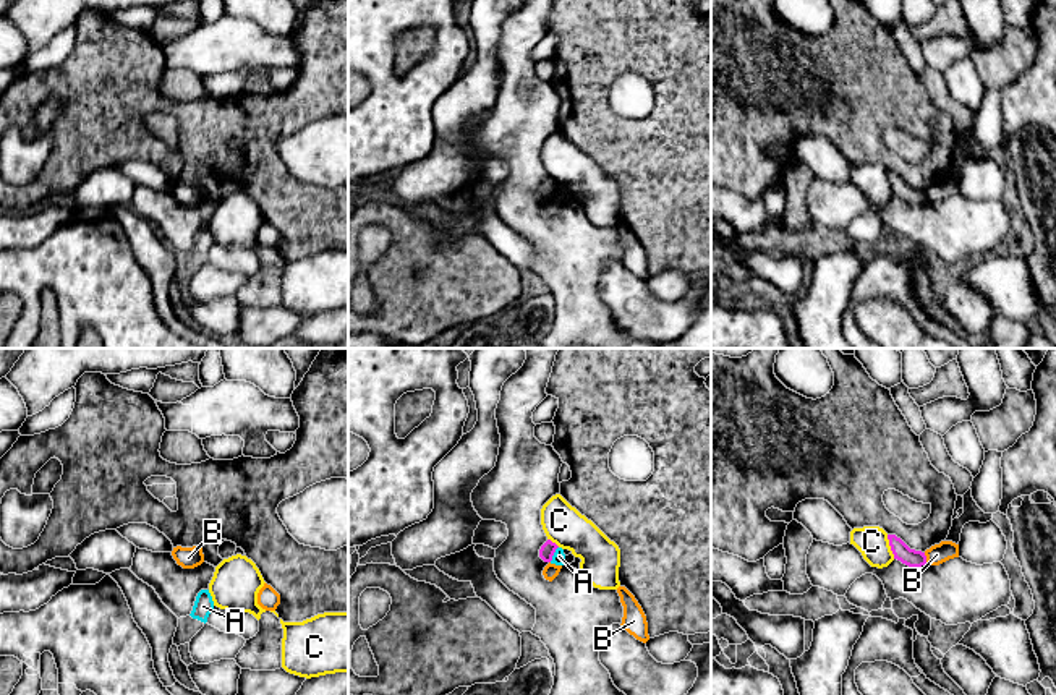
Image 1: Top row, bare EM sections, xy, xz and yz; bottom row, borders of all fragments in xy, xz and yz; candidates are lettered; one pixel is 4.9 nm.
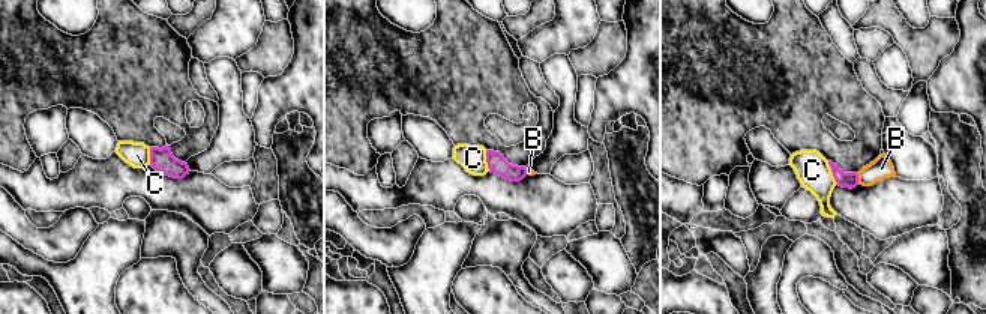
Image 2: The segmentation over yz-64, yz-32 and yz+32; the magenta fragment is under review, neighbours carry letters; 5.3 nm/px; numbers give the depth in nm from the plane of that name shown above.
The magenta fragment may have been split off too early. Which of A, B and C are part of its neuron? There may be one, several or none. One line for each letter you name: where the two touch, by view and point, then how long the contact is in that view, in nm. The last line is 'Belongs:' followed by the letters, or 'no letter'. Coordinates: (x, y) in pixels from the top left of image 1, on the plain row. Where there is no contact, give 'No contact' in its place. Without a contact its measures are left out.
Belongs: no letter

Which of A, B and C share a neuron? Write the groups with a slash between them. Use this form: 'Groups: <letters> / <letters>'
Groups: A / B / C

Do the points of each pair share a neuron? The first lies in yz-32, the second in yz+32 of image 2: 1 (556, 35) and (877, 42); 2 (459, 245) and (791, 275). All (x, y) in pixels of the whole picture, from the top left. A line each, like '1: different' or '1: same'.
1: same
2: different

